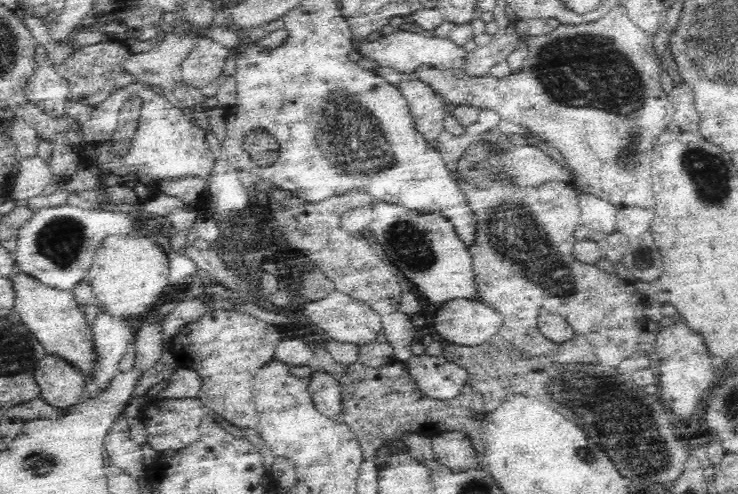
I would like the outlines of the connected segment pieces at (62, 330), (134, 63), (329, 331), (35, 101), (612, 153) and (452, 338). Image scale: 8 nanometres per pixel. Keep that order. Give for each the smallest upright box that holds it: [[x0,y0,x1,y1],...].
[[6,271,94,376],[124,33,200,88],[303,292,383,346],[23,52,68,120],[416,6,675,210],[431,296,506,346]]

